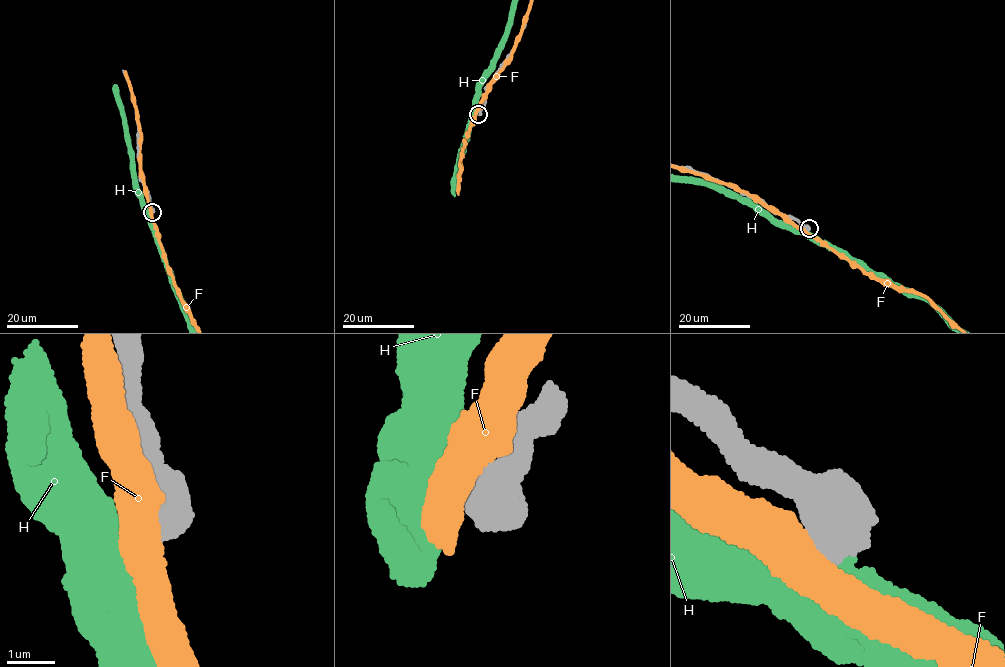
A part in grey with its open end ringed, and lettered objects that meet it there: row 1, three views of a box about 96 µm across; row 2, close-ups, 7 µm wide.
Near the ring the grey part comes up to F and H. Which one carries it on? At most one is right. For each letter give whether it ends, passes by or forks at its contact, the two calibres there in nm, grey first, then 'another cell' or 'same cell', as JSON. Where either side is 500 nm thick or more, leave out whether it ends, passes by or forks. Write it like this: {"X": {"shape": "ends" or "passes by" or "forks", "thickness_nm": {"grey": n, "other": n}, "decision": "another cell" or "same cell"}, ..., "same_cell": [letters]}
{"F": {"thickness_nm": {"grey": 800, "other": 550}, "decision": "another cell"}, "H": {"thickness_nm": {"grey": 750, "other": 700}, "decision": "another cell"}, "same_cell": []}

